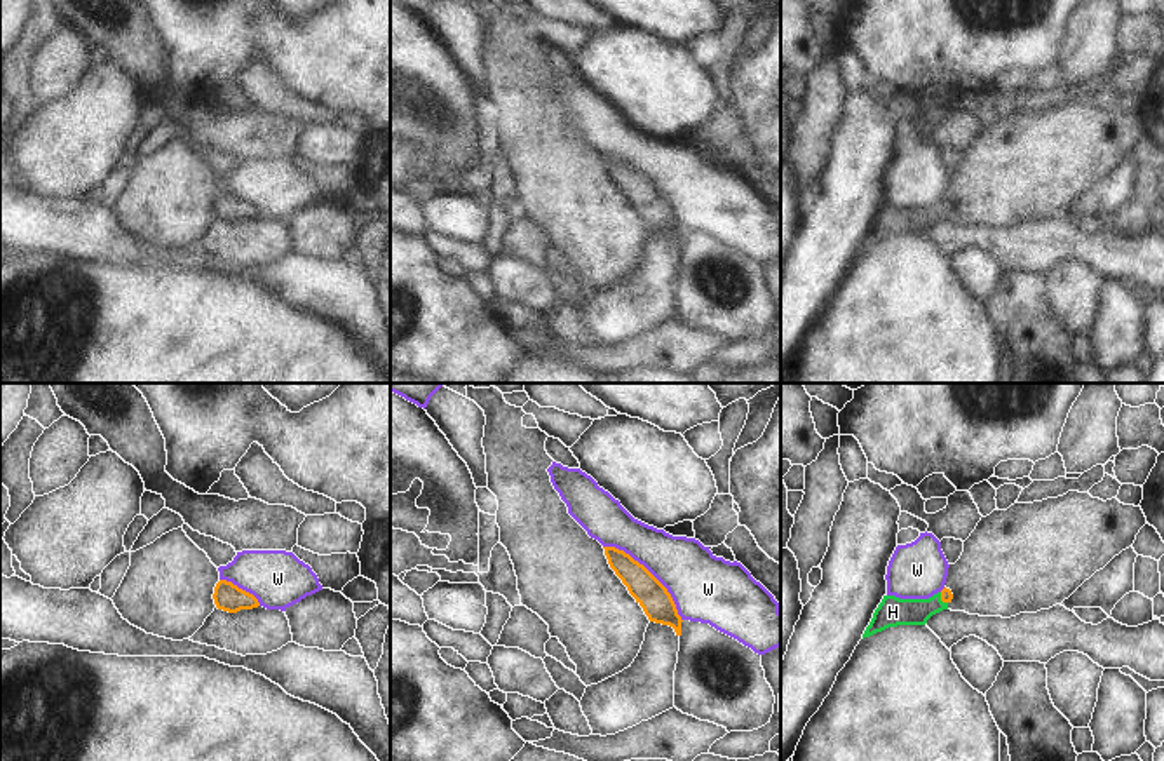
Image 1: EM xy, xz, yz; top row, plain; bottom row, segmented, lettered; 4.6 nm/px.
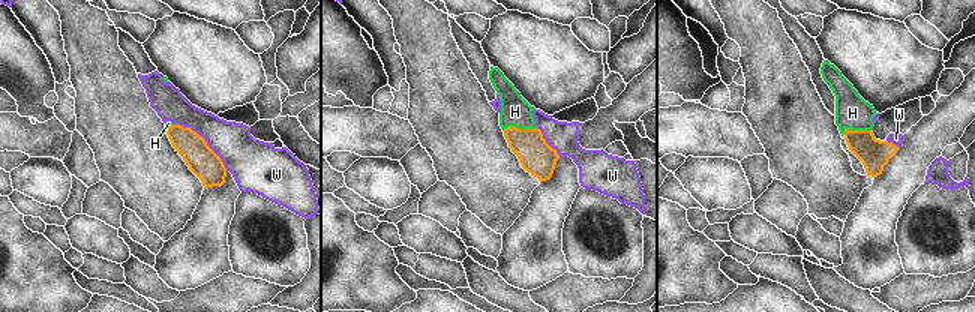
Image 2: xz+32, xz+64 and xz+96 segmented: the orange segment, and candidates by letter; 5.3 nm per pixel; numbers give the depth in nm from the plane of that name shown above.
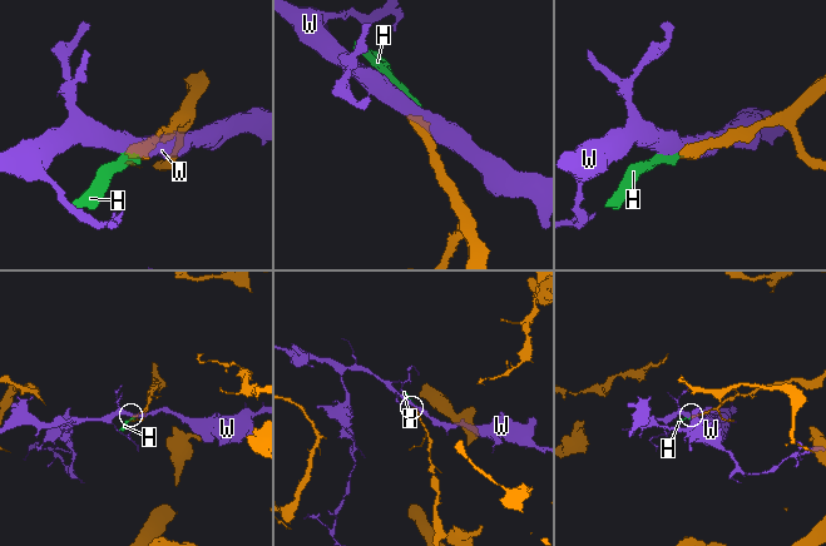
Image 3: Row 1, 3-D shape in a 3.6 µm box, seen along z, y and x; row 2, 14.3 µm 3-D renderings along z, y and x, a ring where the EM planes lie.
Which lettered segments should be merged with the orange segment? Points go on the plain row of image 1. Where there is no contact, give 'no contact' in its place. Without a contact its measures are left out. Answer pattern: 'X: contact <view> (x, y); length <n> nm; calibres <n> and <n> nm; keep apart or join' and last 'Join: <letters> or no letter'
H: contact yz (941, 209); length 70 nm; calibres 60 and 140 nm; join
W: contact xz (650, 183); length 500 nm; calibres 140 and 300 nm; keep apart
Join: H

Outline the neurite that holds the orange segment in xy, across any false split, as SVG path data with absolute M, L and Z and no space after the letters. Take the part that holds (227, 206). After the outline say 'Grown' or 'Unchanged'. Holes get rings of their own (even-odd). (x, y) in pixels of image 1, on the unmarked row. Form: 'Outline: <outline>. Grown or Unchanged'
Outline: M220 190L216 193L213 209L218 219L228 223L237 223L240 219L253 219L260 216L258 209L253 204L239 199L227 190Z. Unchanged.

